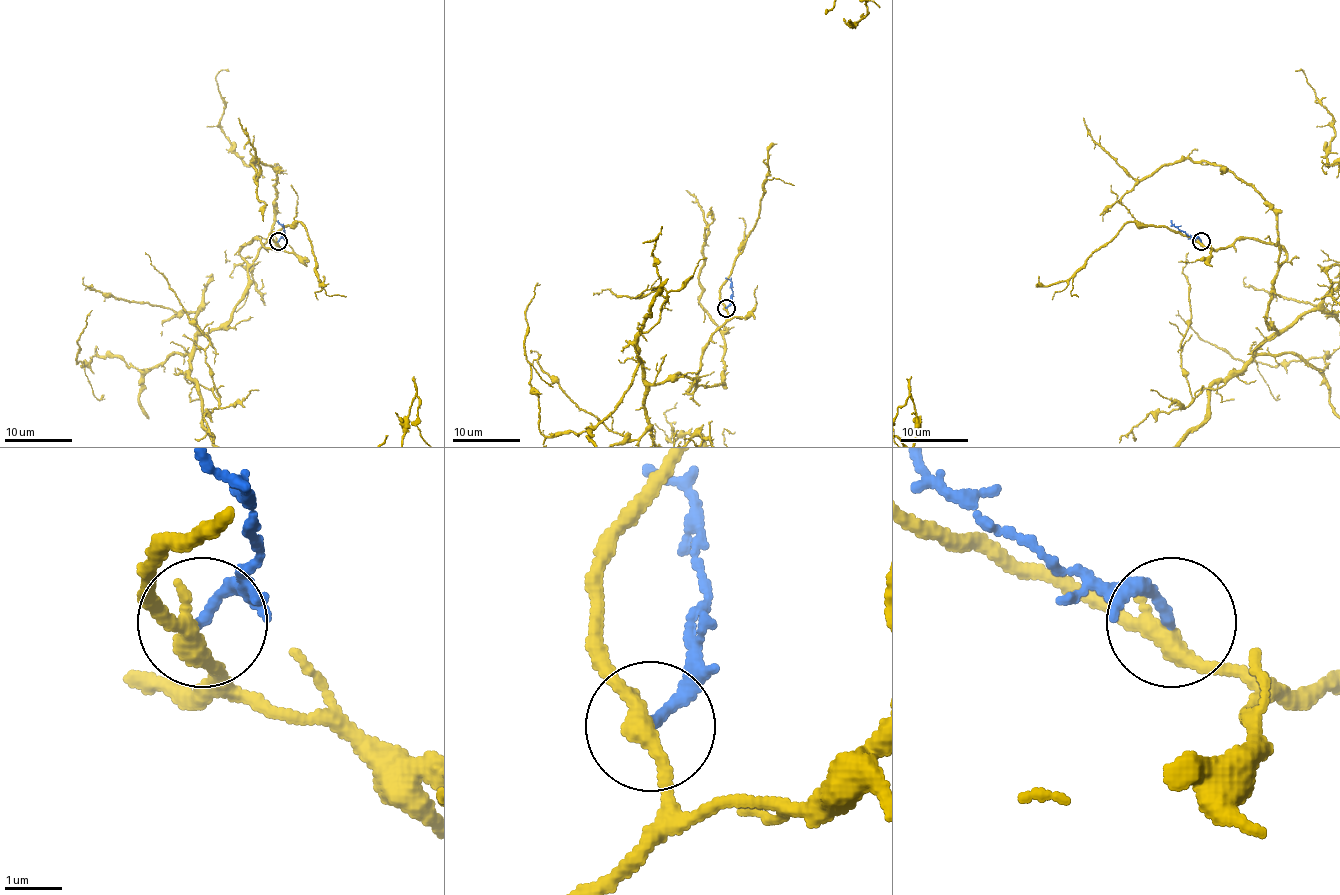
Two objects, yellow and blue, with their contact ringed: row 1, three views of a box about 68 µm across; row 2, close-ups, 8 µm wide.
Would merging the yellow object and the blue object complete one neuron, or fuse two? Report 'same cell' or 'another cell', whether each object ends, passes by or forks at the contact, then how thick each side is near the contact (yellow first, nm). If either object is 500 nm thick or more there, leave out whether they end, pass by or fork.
another cell; yellow passes by; blue ends there; 320 nm thick on the yellow side, 190 nm on the other

